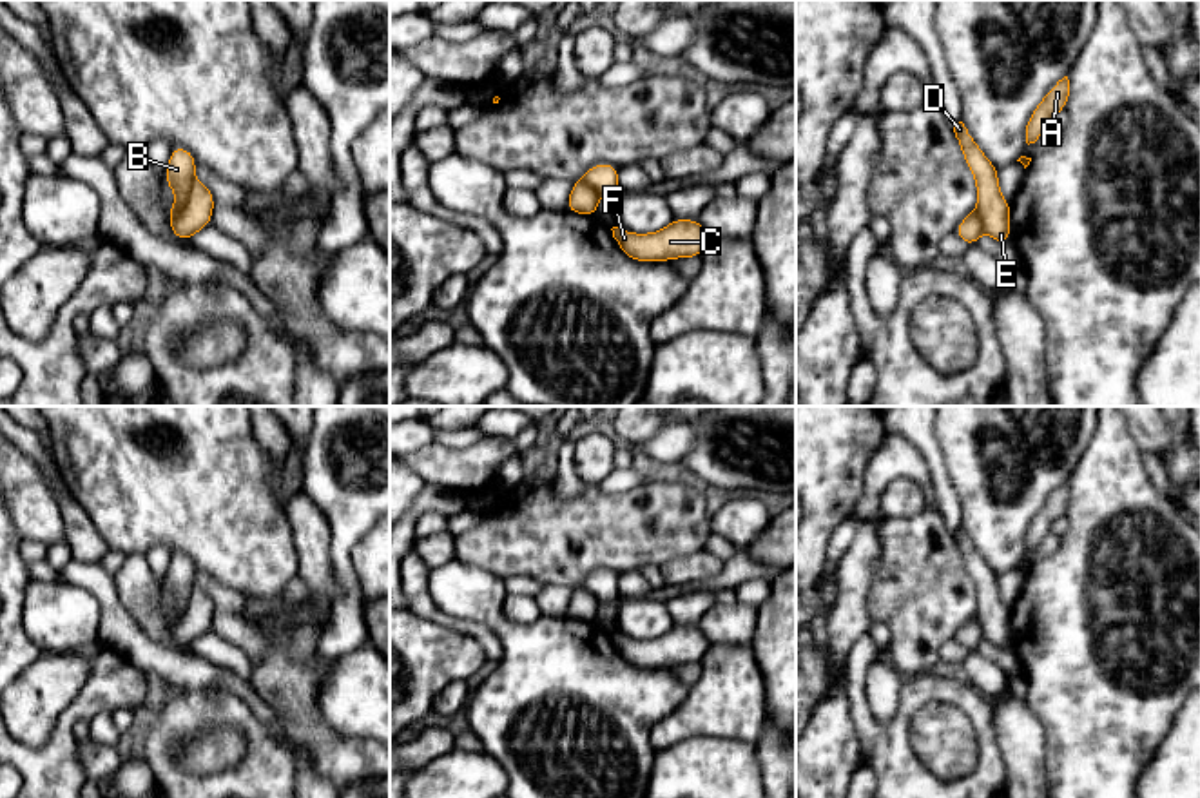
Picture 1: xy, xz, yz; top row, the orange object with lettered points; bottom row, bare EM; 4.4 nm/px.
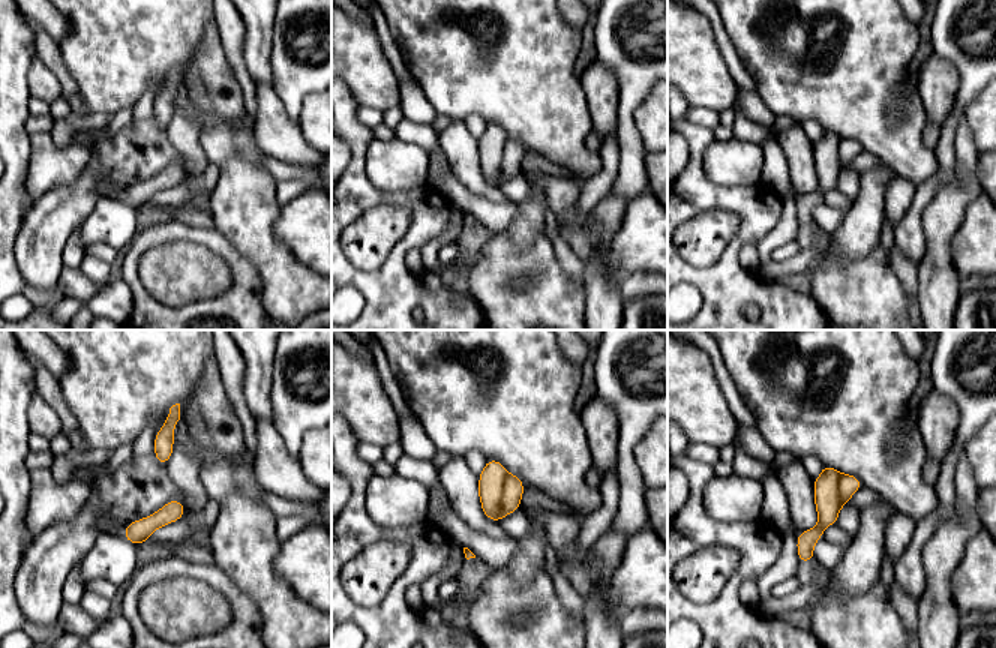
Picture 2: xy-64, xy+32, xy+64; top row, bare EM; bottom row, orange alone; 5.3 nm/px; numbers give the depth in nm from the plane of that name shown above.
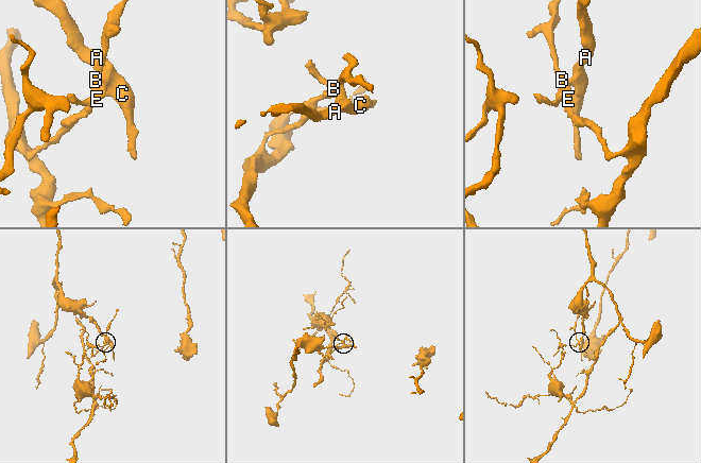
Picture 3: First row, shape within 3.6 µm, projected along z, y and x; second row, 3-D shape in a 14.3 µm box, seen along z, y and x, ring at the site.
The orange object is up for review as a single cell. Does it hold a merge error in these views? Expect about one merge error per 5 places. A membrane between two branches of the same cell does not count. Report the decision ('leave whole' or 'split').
leave whole

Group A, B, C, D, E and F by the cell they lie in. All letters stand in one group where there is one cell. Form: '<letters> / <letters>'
A B C D E F

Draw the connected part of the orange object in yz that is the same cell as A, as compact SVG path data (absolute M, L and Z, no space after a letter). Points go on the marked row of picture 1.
M1064 76L1059 80L1050 92L1042 98L1037 109L1031 112L1026 125L1026 143L1035 143L1042 132L1050 127L1051 118L1064 111L1069 96L1069 80Z

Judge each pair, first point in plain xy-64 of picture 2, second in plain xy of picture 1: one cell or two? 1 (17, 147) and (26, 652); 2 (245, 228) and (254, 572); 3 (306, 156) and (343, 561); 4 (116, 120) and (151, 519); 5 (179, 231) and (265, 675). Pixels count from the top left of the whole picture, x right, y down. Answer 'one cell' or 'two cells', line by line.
1: one cell
2: two cells
3: two cells
4: two cells
5: two cells

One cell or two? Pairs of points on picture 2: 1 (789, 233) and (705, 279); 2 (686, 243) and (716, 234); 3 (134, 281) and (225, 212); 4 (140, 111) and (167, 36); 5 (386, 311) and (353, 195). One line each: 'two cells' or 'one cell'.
1: two cells
2: one cell
3: two cells
4: two cells
5: one cell

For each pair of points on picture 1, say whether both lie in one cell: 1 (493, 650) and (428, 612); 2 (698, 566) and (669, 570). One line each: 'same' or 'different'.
1: same
2: same

